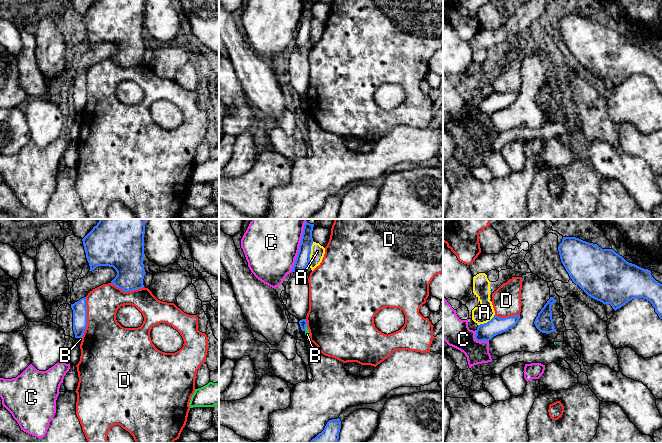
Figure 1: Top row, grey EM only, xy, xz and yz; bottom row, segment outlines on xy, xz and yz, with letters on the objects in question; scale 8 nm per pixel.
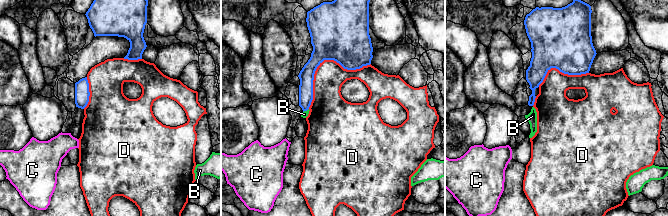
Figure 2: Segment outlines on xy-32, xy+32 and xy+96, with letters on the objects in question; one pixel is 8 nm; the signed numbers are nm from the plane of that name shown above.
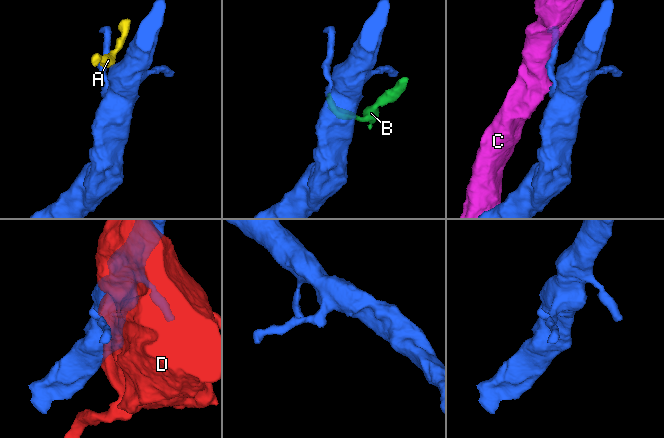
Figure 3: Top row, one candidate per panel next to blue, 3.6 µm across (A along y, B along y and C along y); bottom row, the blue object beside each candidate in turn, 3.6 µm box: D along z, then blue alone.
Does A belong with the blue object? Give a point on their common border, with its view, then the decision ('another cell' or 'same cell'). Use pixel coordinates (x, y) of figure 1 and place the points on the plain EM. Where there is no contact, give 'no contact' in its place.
xz (310, 29) | another cell

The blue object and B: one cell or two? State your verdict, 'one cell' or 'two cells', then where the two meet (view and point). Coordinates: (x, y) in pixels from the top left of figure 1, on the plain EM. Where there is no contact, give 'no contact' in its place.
two cells; meets blue in xz at (305, 104)

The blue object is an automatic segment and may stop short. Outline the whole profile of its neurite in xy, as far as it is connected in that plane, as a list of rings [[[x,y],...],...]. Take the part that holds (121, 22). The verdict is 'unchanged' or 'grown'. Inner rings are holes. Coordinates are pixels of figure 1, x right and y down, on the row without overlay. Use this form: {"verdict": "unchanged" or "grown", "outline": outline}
{"verdict": "unchanged", "outline": [[[97,0],[82,15],[90,46],[98,42],[113,43],[117,51],[111,60],[124,68],[144,63],[143,55],[146,50],[144,34],[145,0]]]}

